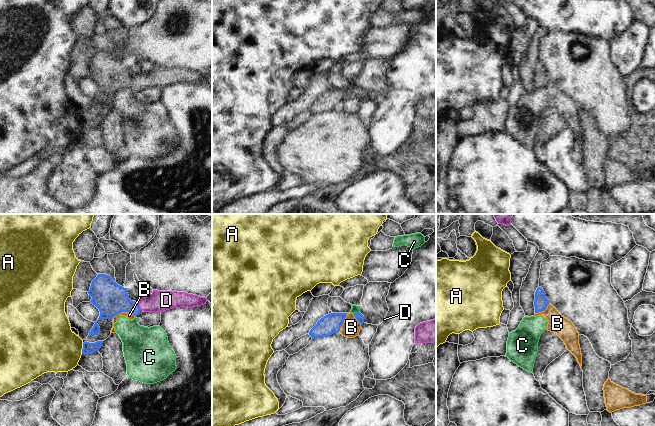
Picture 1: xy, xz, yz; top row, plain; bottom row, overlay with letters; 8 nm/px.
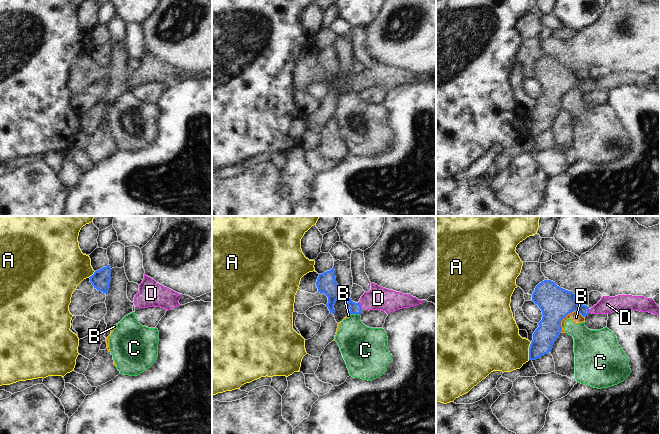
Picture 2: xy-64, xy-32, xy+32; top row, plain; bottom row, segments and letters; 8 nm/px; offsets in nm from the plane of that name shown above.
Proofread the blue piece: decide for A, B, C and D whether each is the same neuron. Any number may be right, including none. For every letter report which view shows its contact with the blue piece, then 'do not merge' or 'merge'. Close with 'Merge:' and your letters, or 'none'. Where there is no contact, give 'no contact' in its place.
A: xy | do not merge
B: xy | do not merge
C: xz | do not merge
D: xy | merge
Merge: D

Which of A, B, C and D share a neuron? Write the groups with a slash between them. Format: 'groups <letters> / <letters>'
groups A / B C / D

